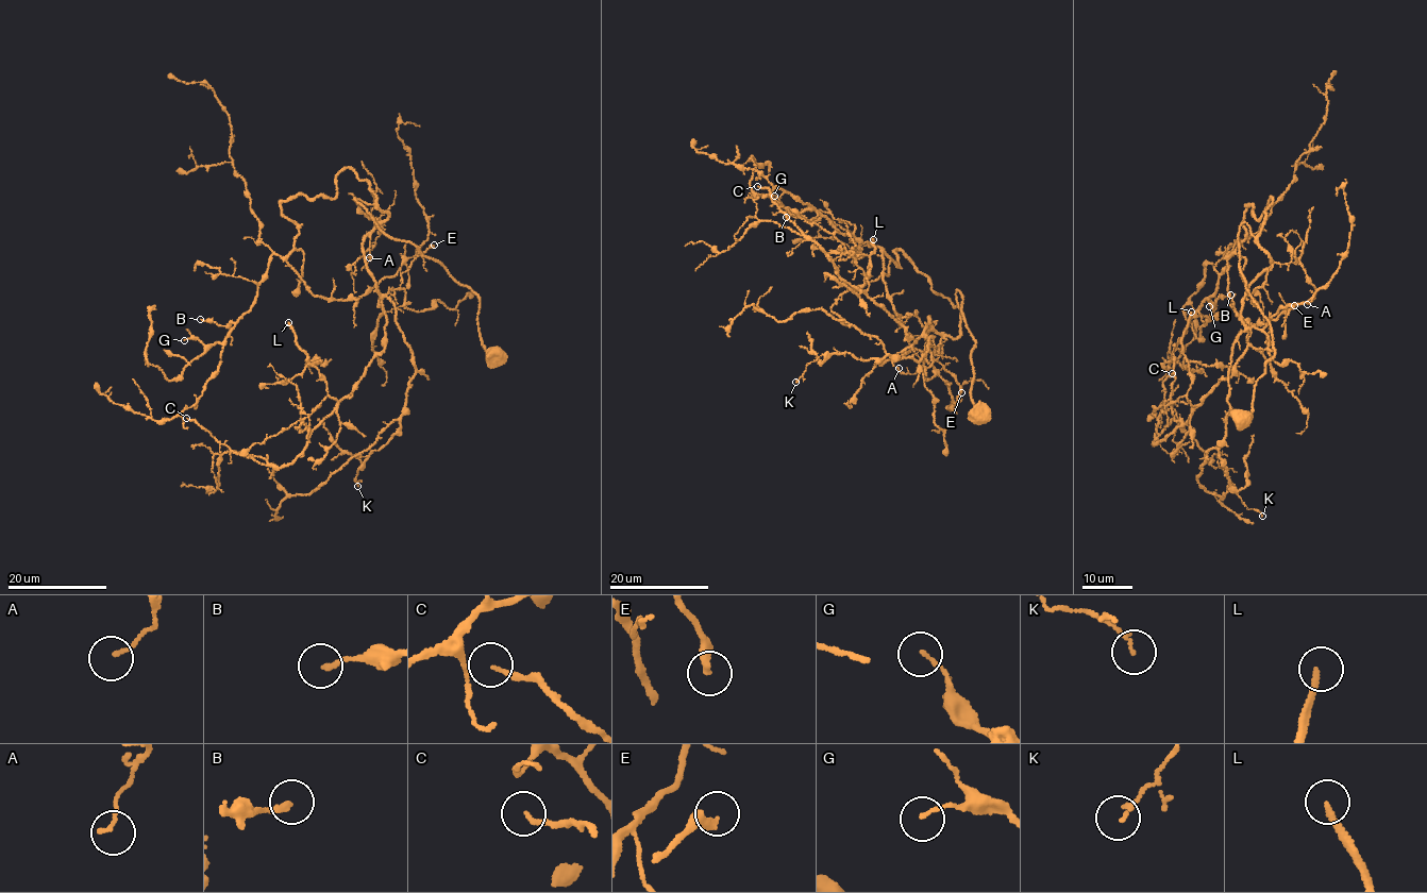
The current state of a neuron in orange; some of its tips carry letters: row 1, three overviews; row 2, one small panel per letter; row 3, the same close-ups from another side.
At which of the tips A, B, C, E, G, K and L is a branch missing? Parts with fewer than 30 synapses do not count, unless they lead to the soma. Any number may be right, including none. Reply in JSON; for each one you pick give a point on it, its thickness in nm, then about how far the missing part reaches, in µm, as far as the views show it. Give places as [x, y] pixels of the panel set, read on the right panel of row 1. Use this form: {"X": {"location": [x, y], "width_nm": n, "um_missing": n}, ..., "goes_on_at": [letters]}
{"L": {"location": [1191, 312], "width_nm": 220, "um_missing": 30}, "goes_on_at": ["L"]}

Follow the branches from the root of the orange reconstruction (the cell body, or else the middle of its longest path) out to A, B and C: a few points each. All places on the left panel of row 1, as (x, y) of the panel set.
A: (492, 355), (477, 296), (385, 233), (355, 198), (388, 214), (378, 223), (365, 215), (381, 233), (369, 257)
B: (492, 355), (477, 296), (379, 228), (349, 168), (333, 198), (281, 203), (299, 233), (251, 308), (200, 319)
C: (492, 355), (477, 296), (355, 198), (388, 214), (363, 246), (385, 346), (356, 388), (280, 467), (186, 418)

